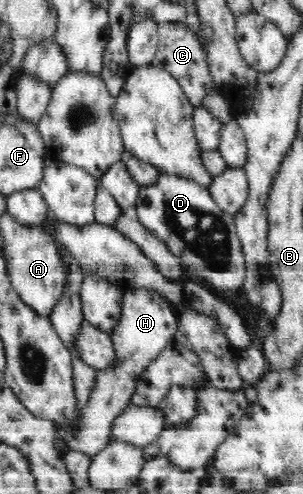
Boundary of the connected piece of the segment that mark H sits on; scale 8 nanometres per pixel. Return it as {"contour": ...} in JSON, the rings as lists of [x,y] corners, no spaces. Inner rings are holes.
{"contour":[[[127,288],[123,292],[122,313],[110,333],[115,361],[109,368],[97,371],[96,385],[82,411],[78,435],[67,443],[68,449],[93,456],[109,444],[111,425],[131,405],[131,395],[142,377],[142,371],[174,341],[177,327],[178,317],[172,306],[154,288]]]}

